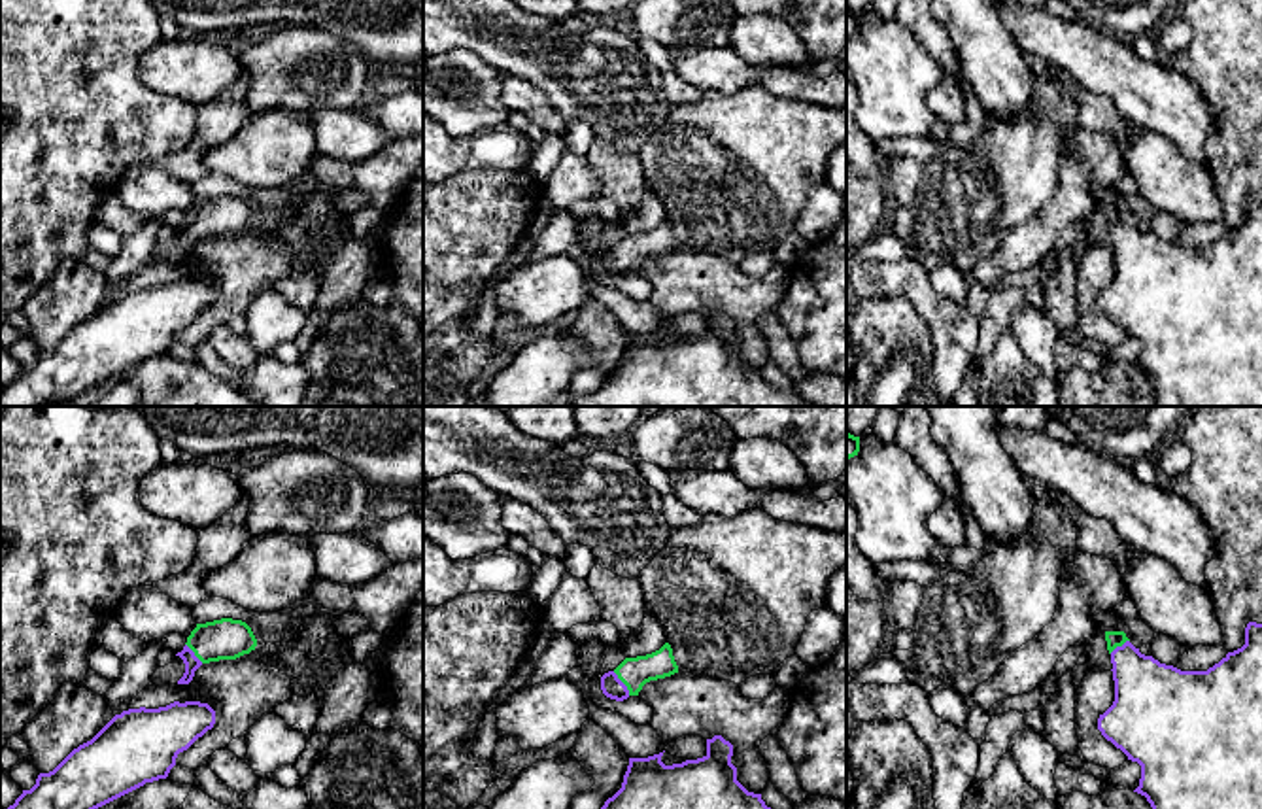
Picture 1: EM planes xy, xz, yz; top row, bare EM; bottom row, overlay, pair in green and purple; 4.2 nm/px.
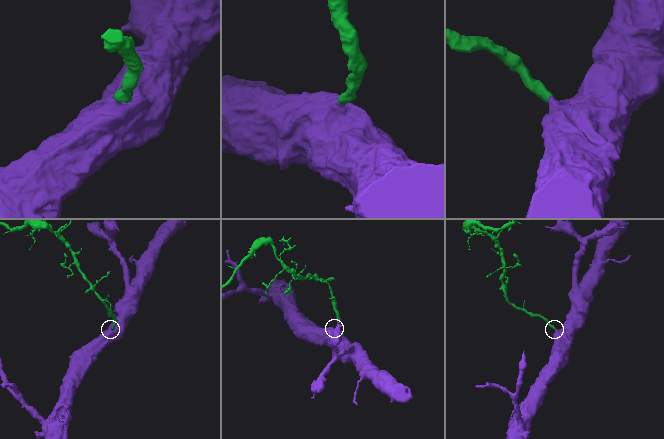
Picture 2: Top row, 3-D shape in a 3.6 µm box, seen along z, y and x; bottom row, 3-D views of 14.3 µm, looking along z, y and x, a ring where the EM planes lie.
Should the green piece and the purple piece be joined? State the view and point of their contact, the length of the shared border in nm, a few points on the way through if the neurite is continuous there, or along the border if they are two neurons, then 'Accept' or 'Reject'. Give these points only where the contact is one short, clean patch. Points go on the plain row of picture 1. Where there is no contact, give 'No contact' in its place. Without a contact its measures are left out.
Touches green at xz (622, 258). Shared border 130 nm. Path across: xz (633, 248), (622, 258), (611, 261). Accept

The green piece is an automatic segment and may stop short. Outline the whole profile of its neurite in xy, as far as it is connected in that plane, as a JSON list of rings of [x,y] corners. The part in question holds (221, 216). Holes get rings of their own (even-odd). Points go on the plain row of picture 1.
[[[221,195],[196,200],[183,227],[176,231],[185,240],[185,250],[178,261],[189,261],[202,240],[236,236],[255,227],[255,223],[257,215],[242,197]]]

